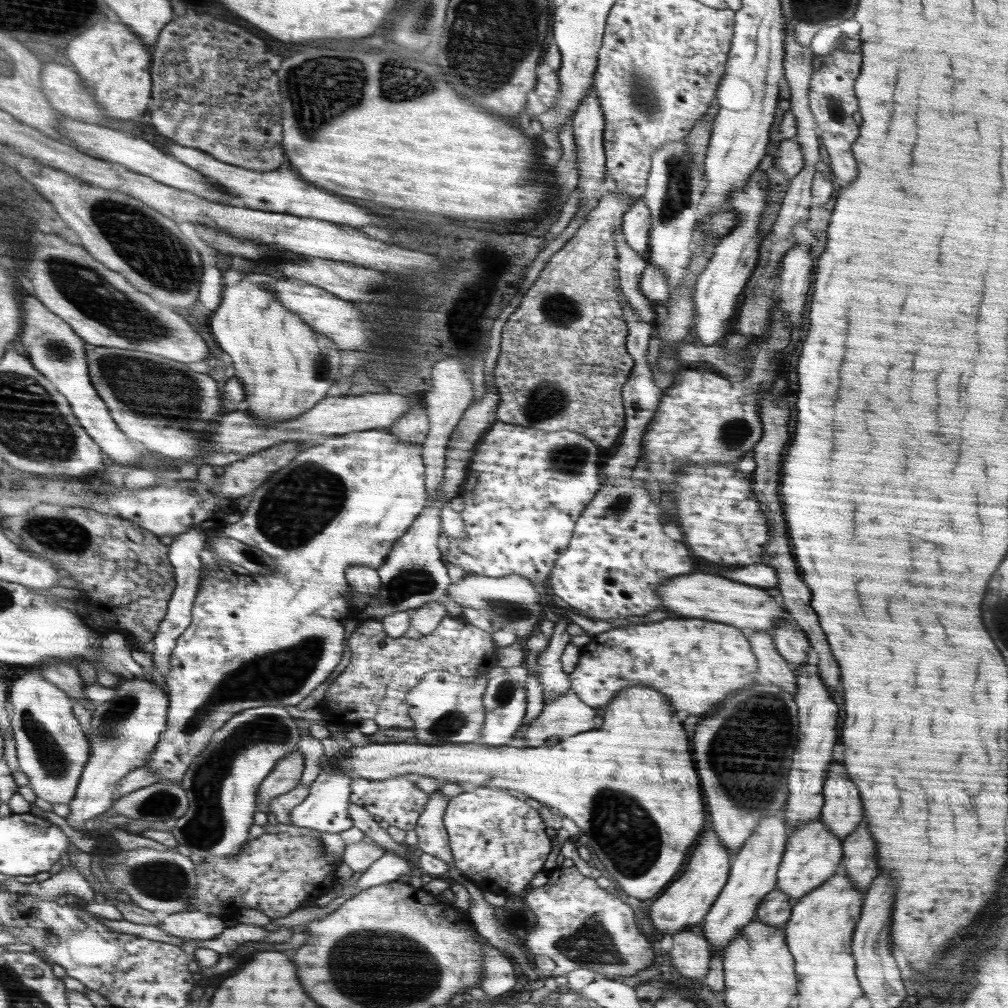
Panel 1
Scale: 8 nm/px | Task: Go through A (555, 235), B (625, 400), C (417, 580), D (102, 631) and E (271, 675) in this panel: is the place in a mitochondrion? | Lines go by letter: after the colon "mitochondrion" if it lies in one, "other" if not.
A: other
B: other
C: mitochondrion
D: other
E: mitochondrion

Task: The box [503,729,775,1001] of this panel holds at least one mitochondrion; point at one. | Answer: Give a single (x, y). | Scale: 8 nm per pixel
(618, 819)

